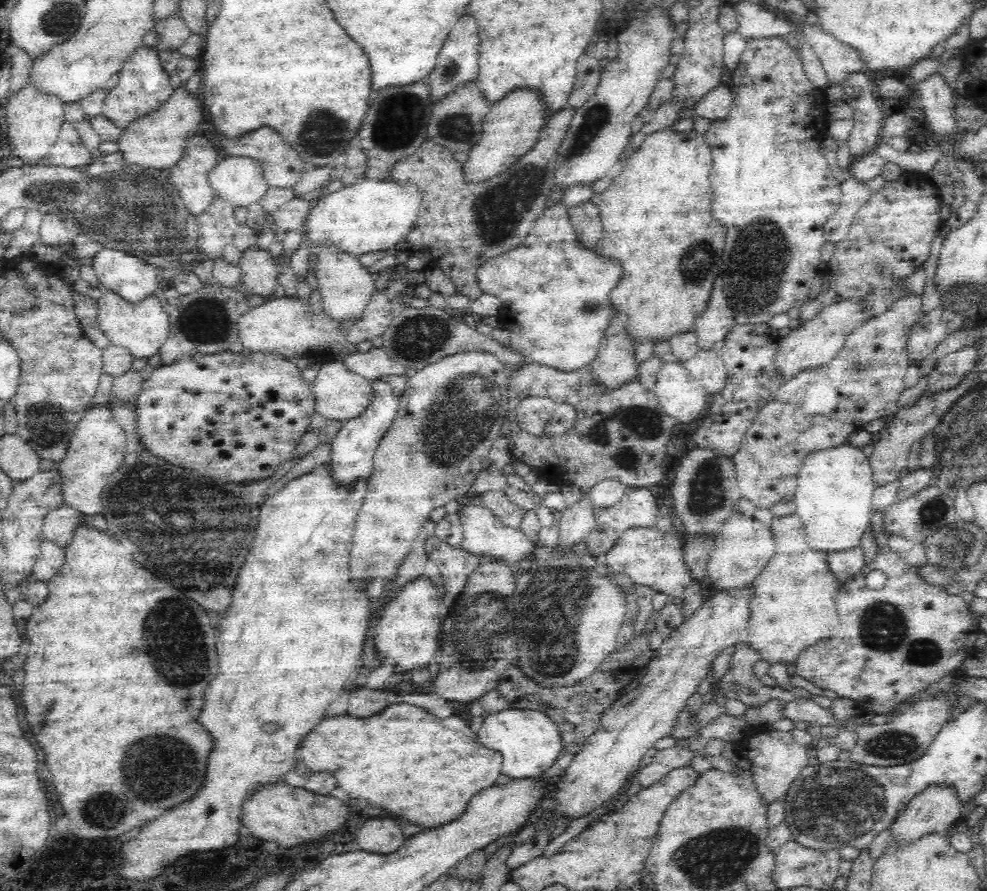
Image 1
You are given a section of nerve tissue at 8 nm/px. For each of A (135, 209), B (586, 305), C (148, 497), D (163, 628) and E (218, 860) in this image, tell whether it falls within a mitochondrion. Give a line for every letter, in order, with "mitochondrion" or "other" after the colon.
A: mitochondrion
B: mitochondrion
C: mitochondrion
D: mitochondrion
E: other

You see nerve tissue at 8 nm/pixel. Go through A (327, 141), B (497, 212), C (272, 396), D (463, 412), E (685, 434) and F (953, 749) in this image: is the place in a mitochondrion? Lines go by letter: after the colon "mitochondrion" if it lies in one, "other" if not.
A: mitochondrion
B: mitochondrion
C: other
D: mitochondrion
E: other
F: other

